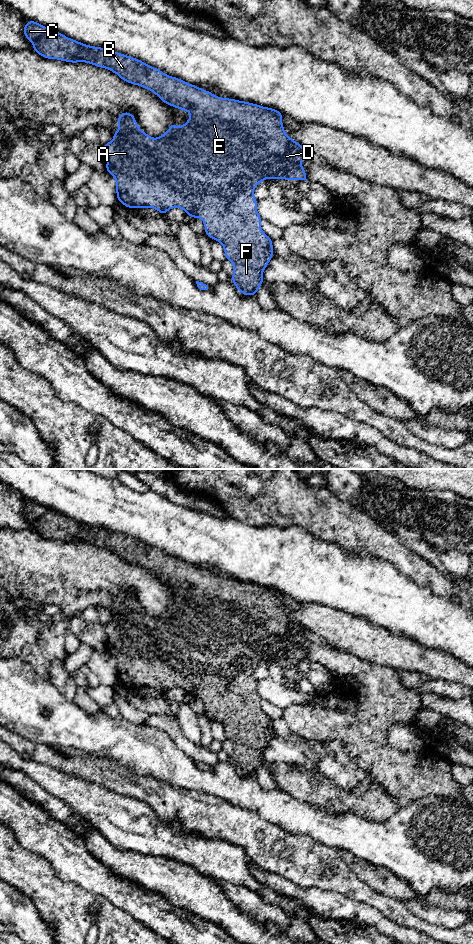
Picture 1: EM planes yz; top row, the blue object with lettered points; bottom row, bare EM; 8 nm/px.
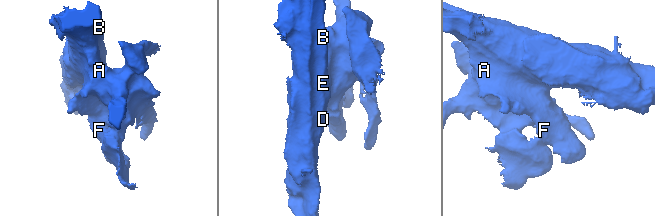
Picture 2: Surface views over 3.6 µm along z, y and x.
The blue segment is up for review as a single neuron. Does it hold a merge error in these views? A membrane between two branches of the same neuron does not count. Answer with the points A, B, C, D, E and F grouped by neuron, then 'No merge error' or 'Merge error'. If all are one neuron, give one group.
Groups: A B C D E F. No merge error

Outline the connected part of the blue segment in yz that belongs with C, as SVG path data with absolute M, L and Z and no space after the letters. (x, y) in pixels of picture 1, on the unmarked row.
M32 500L25 504L23 512L26 519L32 522L34 531L46 539L71 543L85 542L106 548L130 564L151 570L165 584L190 593L185 604L177 607L170 603L169 610L159 618L152 618L142 611L132 593L121 593L117 601L119 610L113 612L114 618L111 622L103 625L107 637L106 651L115 658L117 680L125 687L154 688L163 695L169 689L182 688L191 698L202 699L208 718L222 724L225 739L233 744L231 760L234 766L245 776L257 775L259 767L264 764L263 751L273 737L273 720L261 708L262 698L257 692L258 681L253 675L254 669L265 659L307 661L301 641L306 637L313 638L300 623L285 613L283 593L246 581L218 577L198 566L166 555L139 539L83 524Z

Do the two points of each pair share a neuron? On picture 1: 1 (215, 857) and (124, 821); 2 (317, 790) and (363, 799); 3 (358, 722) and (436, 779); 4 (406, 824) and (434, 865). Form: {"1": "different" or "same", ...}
{"1": "same", "2": "same", "3": "same", "4": "same"}

